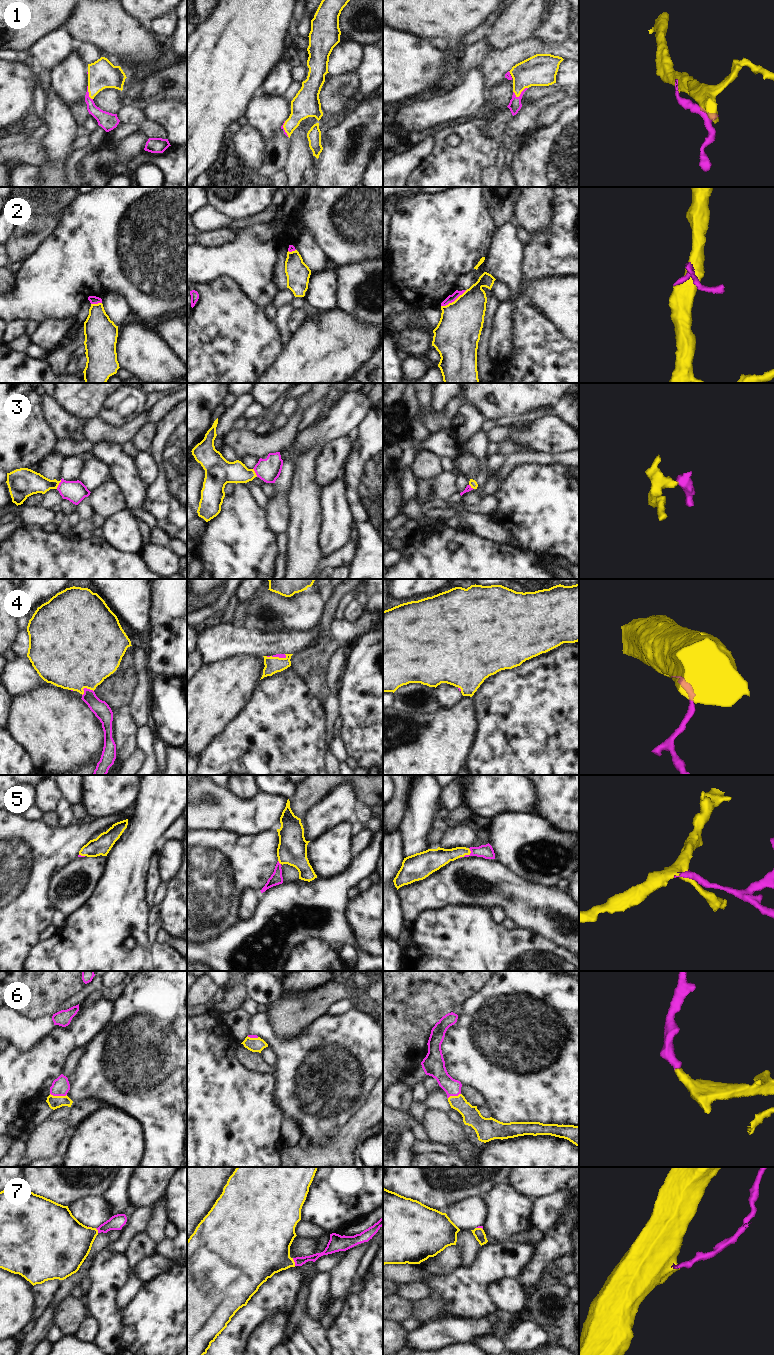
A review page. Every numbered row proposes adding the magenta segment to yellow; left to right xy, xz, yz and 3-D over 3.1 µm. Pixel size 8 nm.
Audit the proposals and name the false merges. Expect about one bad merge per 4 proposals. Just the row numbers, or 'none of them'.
2.

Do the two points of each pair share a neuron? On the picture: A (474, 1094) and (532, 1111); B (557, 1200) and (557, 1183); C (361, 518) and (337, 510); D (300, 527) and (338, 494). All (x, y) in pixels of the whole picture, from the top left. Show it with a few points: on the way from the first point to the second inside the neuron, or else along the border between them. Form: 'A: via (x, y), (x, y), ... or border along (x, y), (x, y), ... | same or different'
A: border along (463, 1084), (473, 1086), (482, 1095), (485, 1103) | different
B: border along (563, 1190), (535, 1198) | different
C: border along (346, 492), (349, 512), (353, 522) | different
D: border along (323, 487), (321, 495), (324, 512), (322, 531) | different

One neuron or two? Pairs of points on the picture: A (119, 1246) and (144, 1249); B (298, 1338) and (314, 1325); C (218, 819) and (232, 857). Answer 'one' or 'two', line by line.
A: two
B: two
C: two

